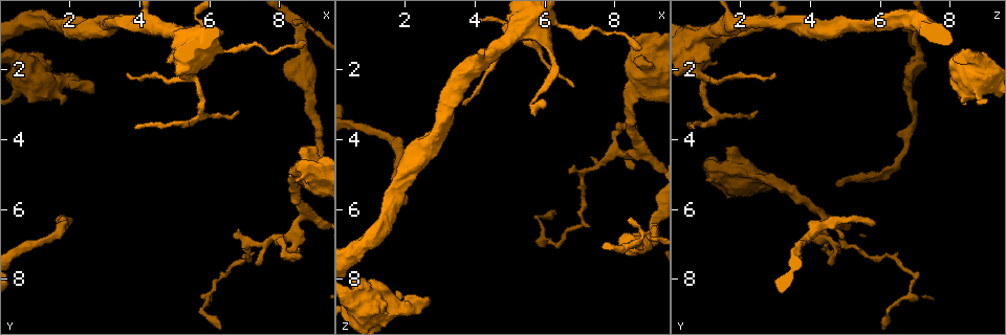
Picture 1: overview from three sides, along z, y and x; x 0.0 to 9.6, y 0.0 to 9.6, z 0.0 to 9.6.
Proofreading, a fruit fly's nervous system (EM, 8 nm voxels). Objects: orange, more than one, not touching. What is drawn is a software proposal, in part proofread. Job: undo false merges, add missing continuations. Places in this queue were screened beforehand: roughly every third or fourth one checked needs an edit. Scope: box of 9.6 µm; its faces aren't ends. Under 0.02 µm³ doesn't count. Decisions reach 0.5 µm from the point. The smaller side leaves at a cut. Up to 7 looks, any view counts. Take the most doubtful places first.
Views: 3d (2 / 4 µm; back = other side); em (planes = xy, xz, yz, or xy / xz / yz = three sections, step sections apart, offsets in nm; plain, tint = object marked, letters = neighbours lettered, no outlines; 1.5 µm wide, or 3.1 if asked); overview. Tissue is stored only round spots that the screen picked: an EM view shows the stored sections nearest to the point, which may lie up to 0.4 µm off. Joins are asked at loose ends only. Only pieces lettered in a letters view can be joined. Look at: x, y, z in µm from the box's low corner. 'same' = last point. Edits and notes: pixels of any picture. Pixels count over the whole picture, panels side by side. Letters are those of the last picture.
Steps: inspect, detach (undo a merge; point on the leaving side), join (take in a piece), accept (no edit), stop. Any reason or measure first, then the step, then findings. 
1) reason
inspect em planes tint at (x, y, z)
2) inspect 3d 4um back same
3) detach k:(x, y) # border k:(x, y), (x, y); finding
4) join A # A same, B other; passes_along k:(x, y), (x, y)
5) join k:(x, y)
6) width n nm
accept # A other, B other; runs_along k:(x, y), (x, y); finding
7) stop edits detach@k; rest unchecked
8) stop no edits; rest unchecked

an open end
inspect 3d 4um at (1.95, 6.45, 5.90)

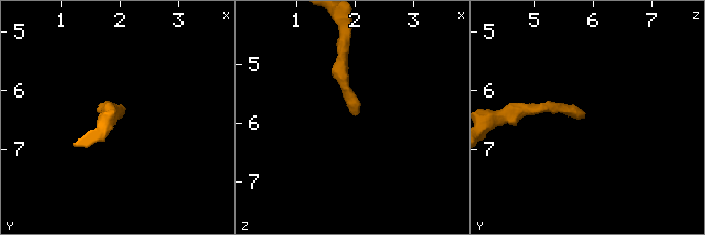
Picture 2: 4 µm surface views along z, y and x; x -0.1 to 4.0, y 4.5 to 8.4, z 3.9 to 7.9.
need the tissue
inspect em yz step 4 plain at (2.00, 6.40, 5.85)

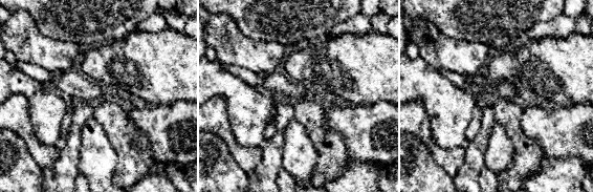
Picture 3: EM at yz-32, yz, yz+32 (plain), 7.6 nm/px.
see the neighbours
inspect em yz step 4 letters same

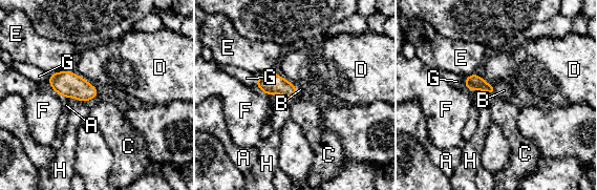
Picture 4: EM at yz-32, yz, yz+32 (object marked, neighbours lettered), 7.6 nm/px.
longest_contact D 170 nm
join B # A other, B same, C other, D other, E other, F other, G other, H other; passes_along 4:(270, 83), (296, 92), (300, 89); it goes on there

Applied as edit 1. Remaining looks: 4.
inspect overview

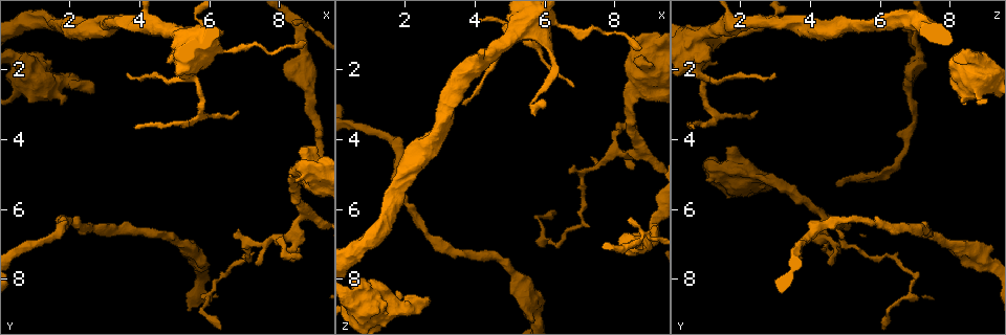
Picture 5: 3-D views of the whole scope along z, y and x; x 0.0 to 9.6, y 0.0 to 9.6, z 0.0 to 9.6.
an open end
inspect em planes tint at (8.60, 7.30, 3.75)

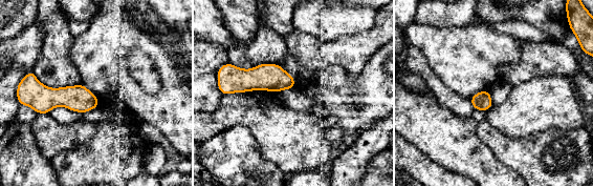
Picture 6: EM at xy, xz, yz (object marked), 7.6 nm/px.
what lies round it
inspect em planes letters same

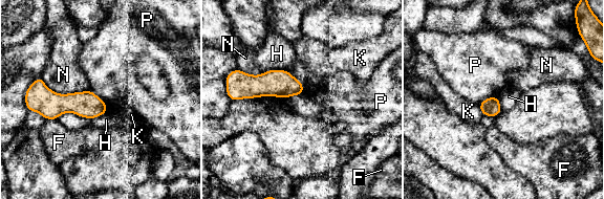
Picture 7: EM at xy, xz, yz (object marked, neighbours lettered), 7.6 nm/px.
accept # F other, H other, K other, N other, P other; border 7:(287, 70), (265, 71); none of them fits

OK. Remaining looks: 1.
stop edits join@4; rest unchecked

